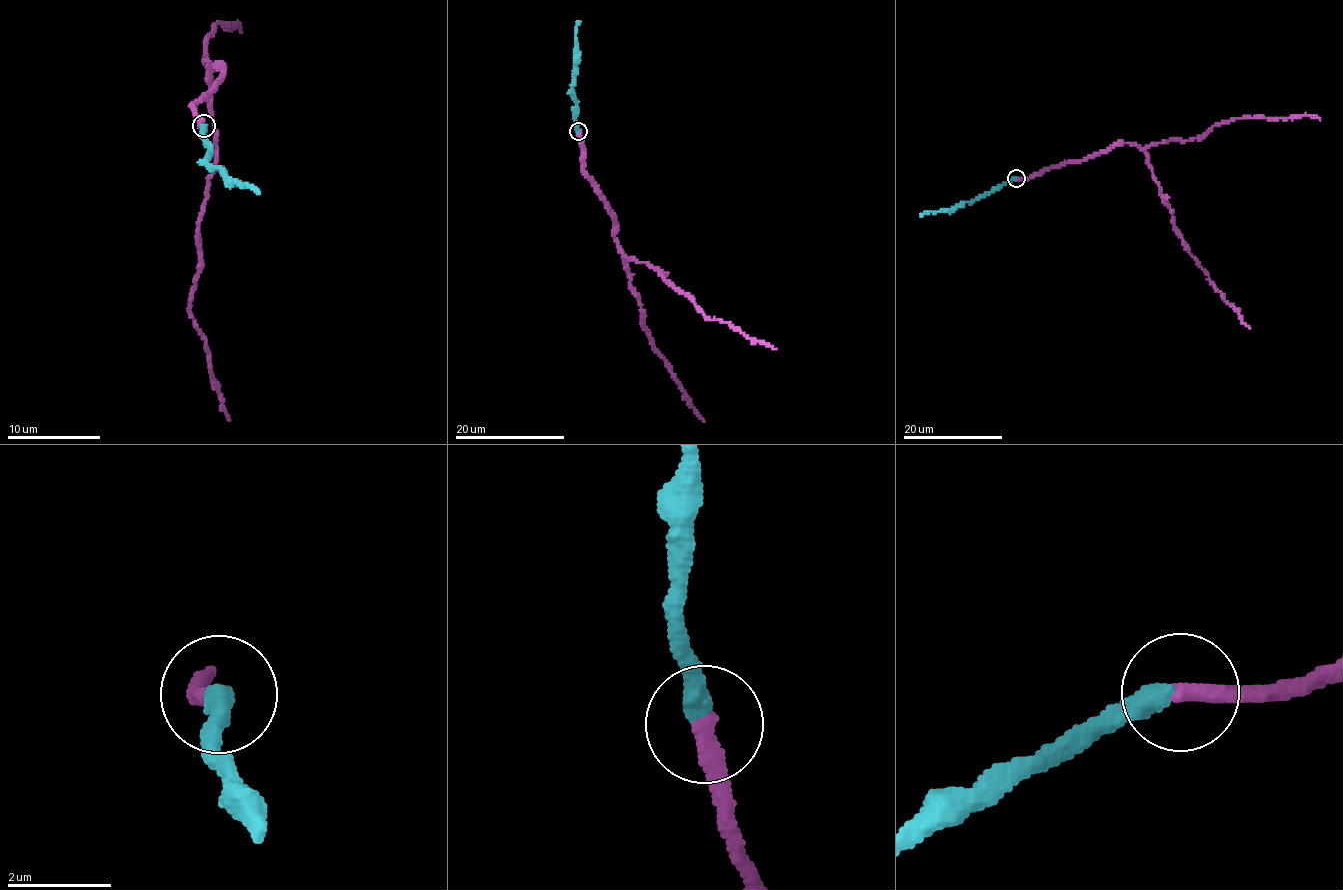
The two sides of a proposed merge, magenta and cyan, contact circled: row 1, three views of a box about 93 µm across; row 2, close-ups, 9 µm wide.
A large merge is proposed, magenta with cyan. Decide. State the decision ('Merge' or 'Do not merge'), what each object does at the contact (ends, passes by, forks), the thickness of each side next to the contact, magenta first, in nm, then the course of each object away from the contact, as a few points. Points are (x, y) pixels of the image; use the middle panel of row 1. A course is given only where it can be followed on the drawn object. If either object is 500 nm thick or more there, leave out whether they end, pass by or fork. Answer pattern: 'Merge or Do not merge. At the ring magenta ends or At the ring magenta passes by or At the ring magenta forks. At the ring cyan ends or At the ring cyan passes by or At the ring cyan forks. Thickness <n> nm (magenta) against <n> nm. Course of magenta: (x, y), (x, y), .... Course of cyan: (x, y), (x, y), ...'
Merge. At the ring magenta ends. At the ring cyan ends. Thickness 400 nm (magenta) against 400 nm. Course of magenta: (578, 132), (584, 172), (611, 212), (620, 250), (657, 268), (704, 315), (775, 349). Course of cyan: (578, 130), (577, 104), (572, 90), (576, 26), (580, 21)

